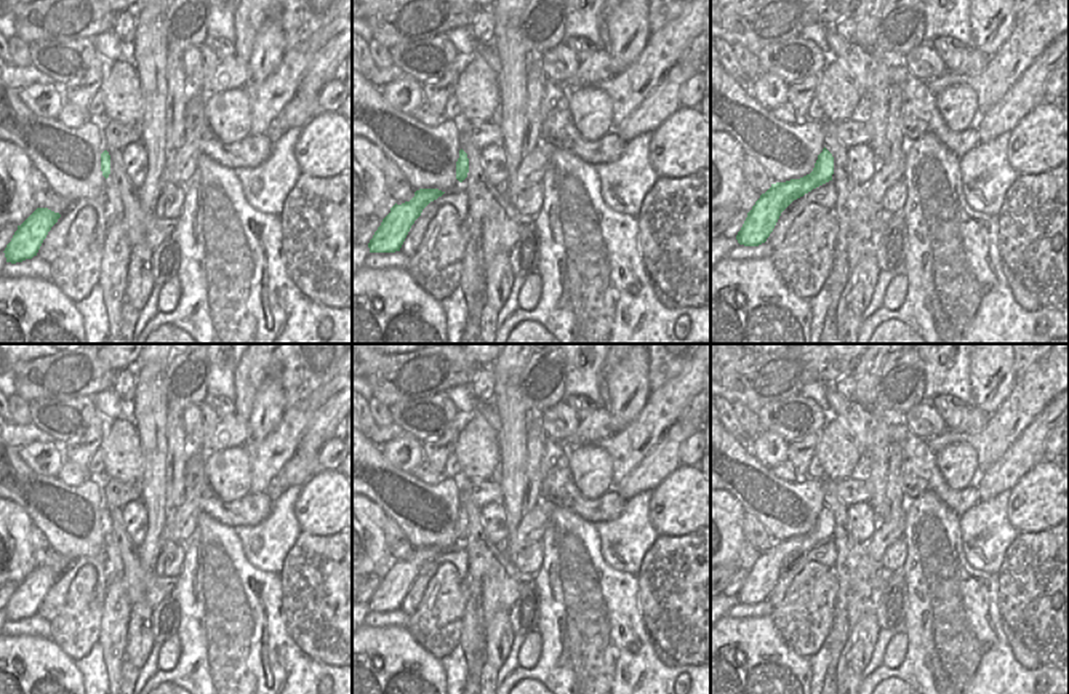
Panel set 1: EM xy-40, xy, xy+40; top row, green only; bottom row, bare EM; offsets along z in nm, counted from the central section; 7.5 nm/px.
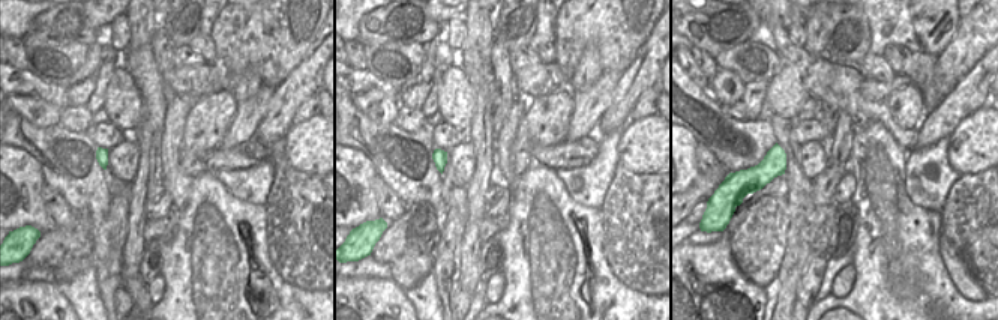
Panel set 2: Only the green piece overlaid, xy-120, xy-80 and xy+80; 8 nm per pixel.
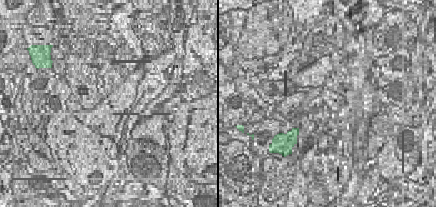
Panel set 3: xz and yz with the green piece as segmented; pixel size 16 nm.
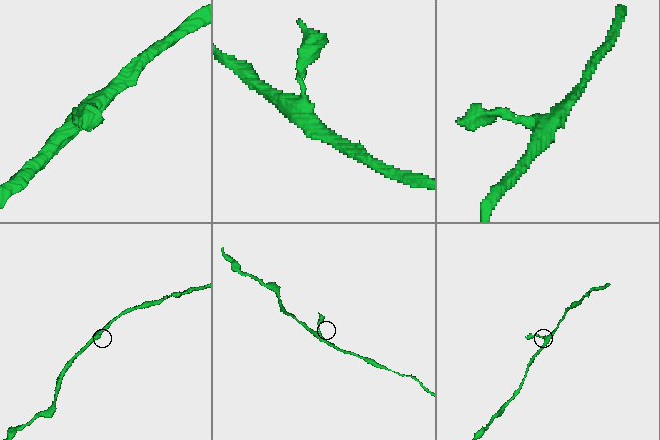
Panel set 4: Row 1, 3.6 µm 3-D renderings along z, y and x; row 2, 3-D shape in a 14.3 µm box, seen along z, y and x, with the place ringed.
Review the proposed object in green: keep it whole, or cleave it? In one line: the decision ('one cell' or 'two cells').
one cell

